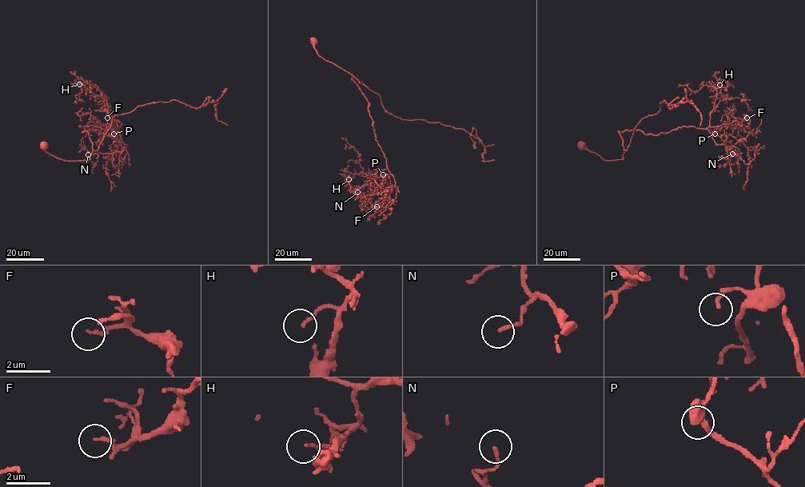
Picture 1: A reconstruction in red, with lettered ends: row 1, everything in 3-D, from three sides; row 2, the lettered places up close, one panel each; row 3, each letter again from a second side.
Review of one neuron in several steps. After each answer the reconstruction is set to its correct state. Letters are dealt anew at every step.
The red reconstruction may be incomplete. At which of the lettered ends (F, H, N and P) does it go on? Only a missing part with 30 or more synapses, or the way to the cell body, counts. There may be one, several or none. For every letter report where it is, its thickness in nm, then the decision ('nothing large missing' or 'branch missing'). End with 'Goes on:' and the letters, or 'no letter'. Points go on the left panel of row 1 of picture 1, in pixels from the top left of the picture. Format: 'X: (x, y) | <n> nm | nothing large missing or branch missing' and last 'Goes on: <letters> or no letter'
F: (107, 117) | 110 nm | branch missing
H: (79, 84) | 110 nm | nothing large missing
N: (88, 154) | 140 nm | nothing large missing
P: (113, 133) | 130 nm | nothing large missing
Goes on: F

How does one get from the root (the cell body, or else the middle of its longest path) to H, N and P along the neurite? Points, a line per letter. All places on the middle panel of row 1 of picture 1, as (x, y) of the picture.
H: (313, 41), (320, 56), (361, 81), (352, 78), (368, 102), (386, 159), (385, 169), (348, 179)
N: (313, 41), (320, 56), (361, 81), (352, 78), (368, 102), (376, 140), (396, 183), (362, 197), (357, 192)
P: (313, 41), (320, 56), (361, 81), (352, 78), (368, 102), (376, 140), (389, 173), (388, 177), (383, 174)

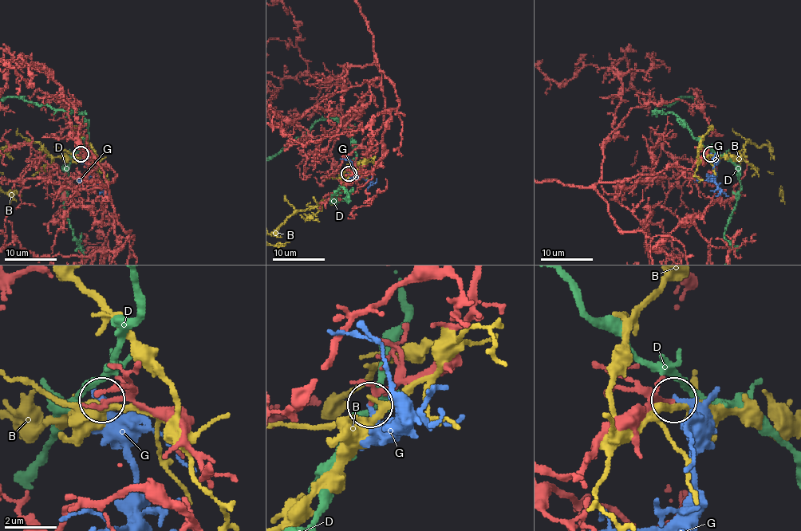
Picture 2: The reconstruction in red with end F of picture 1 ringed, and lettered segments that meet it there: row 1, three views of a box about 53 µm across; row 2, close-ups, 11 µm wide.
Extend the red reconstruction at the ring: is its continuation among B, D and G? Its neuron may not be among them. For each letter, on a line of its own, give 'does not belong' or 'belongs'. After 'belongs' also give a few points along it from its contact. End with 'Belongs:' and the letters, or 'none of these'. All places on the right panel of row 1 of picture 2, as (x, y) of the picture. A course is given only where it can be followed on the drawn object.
B: does not belong
D: does not belong
G: does not belong
Belongs: none of these

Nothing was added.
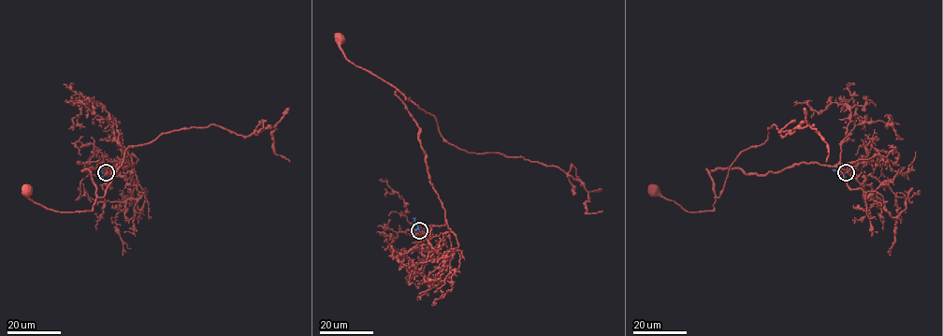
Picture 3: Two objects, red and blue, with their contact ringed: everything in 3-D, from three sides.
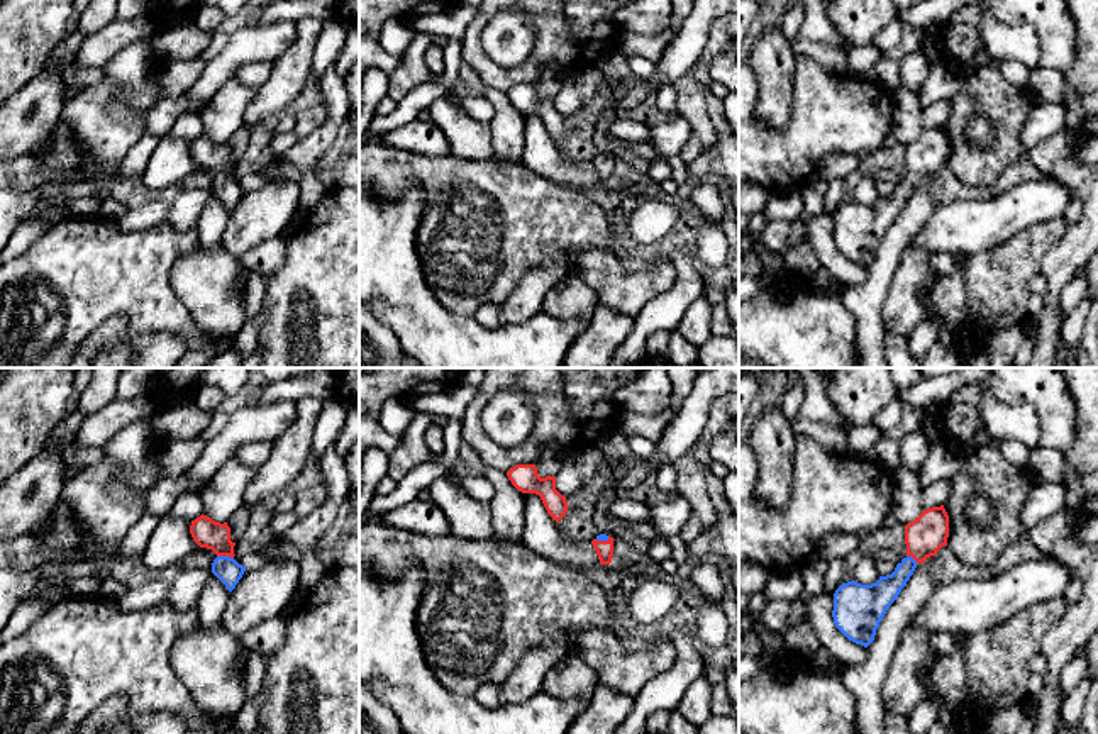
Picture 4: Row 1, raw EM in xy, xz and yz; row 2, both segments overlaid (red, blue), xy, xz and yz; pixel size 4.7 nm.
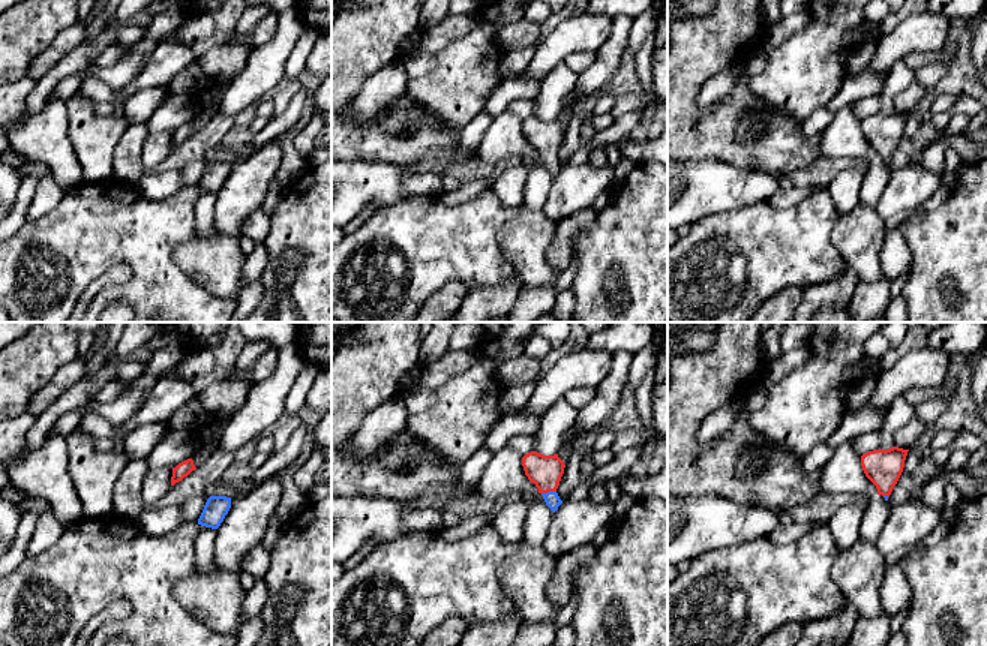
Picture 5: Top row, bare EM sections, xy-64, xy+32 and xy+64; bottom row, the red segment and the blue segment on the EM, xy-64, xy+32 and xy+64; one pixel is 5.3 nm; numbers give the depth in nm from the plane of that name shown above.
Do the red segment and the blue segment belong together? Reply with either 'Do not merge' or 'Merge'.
Merge

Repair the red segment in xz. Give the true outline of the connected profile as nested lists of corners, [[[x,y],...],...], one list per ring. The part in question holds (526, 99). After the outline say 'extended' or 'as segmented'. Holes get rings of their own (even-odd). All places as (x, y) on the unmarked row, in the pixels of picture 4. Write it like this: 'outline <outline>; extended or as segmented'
outline [[[517,85],[507,92],[507,97],[518,112],[539,115],[556,142],[566,136],[569,125],[556,110],[556,97],[541,98],[535,85]]]; as segmented

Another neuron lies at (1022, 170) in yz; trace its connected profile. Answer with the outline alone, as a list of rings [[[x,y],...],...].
[[[1025,153],[1003,170],[998,180],[991,185],[991,195],[1000,195],[1023,181],[1042,181],[1049,185],[1052,178],[1045,176]]]

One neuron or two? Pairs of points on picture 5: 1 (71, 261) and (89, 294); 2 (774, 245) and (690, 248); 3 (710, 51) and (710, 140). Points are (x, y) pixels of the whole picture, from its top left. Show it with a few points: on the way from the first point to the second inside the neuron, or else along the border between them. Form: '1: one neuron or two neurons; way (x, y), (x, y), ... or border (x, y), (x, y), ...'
1: two neurons; border (113, 266), (89, 285), (74, 306)
2: one neuron; way (753, 248), (711, 248)
3: one neuron; way (687, 77), (687, 128)

